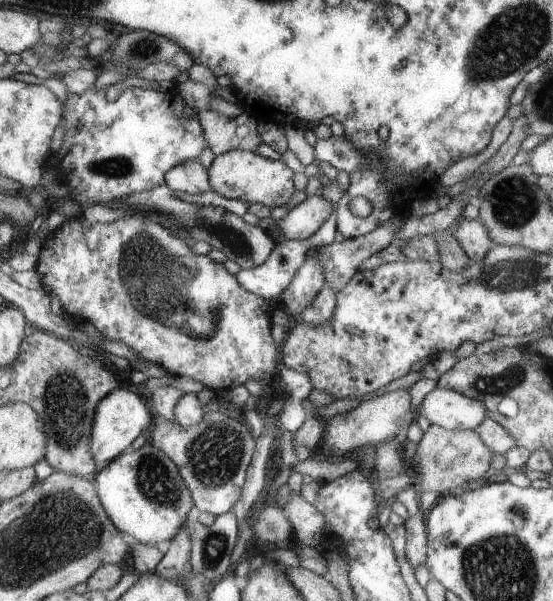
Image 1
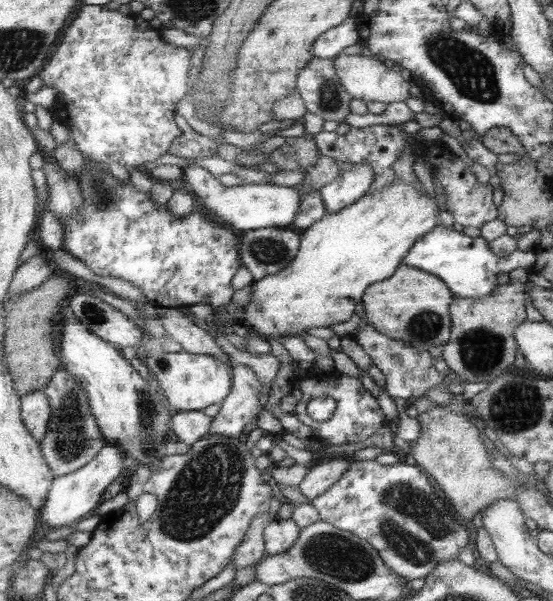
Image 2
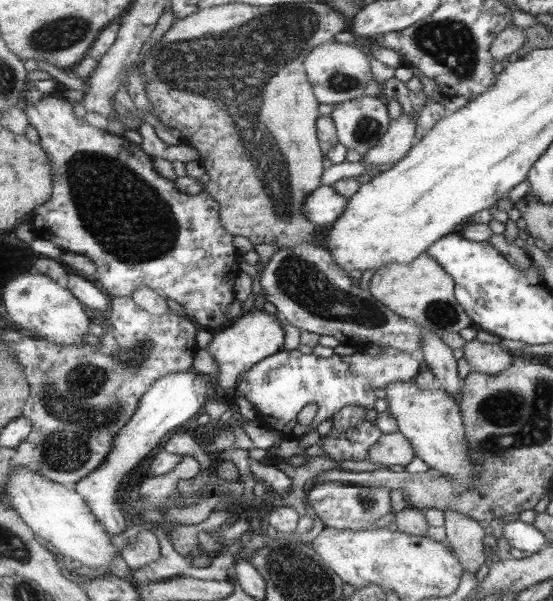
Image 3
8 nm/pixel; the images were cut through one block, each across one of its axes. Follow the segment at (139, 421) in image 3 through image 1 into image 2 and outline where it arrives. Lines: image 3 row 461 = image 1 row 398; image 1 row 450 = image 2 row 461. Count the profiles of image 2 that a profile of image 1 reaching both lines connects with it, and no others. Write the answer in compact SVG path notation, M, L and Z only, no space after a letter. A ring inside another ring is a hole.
M107 444L105 450L101 450L101 454L89 462L89 466L85 466L83 470L79 472L73 472L73 474L67 474L67 476L61 476L53 482L53 490L49 492L49 502L45 502L45 510L41 510L41 520L45 524L49 524L53 530L57 528L63 528L63 526L75 526L77 522L85 520L87 516L95 514L95 510L101 508L103 504L103 494L107 490L109 484L113 484L123 472L125 468L129 466L129 458L125 456L125 452L121 452L117 448L117 444Z

